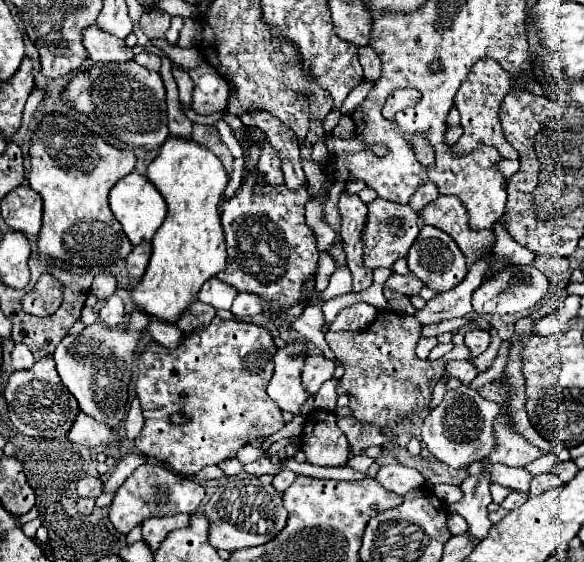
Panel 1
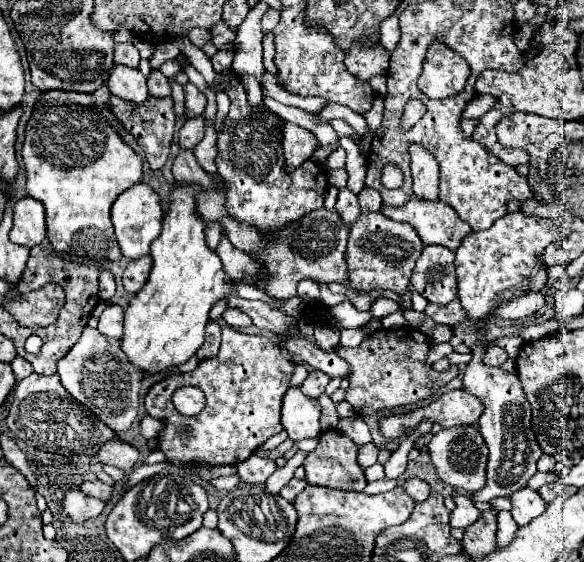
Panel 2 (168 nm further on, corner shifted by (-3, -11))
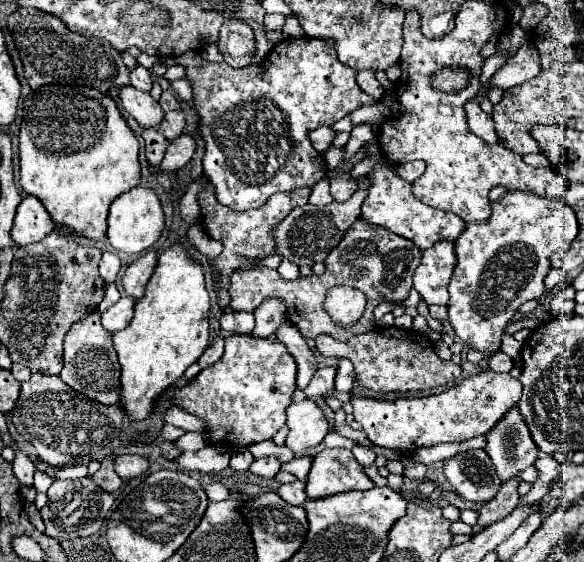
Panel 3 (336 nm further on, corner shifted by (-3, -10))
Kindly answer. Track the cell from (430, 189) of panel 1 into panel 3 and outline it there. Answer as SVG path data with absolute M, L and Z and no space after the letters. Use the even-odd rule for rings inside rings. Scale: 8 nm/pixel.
M417 160L417 162L407 162L407 164L399 164L399 166L397 166L397 174L399 174L405 182L415 182L423 172L425 172L425 162L421 162L421 160Z

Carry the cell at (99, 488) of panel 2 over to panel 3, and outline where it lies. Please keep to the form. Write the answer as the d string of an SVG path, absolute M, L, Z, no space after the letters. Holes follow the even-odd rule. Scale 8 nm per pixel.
M111 456L101 462L99 472L95 472L91 478L93 478L93 482L99 484L105 492L115 492L115 490L121 486L121 482L123 482L123 480L115 474L115 470L113 470L113 458L111 458Z

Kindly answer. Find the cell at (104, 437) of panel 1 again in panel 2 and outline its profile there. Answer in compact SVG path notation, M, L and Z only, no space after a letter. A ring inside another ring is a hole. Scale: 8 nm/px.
M117 439L111 443L105 443L97 455L103 465L113 465L113 467L119 467L125 471L133 469L133 465L139 459L139 451L133 445L117 441Z

